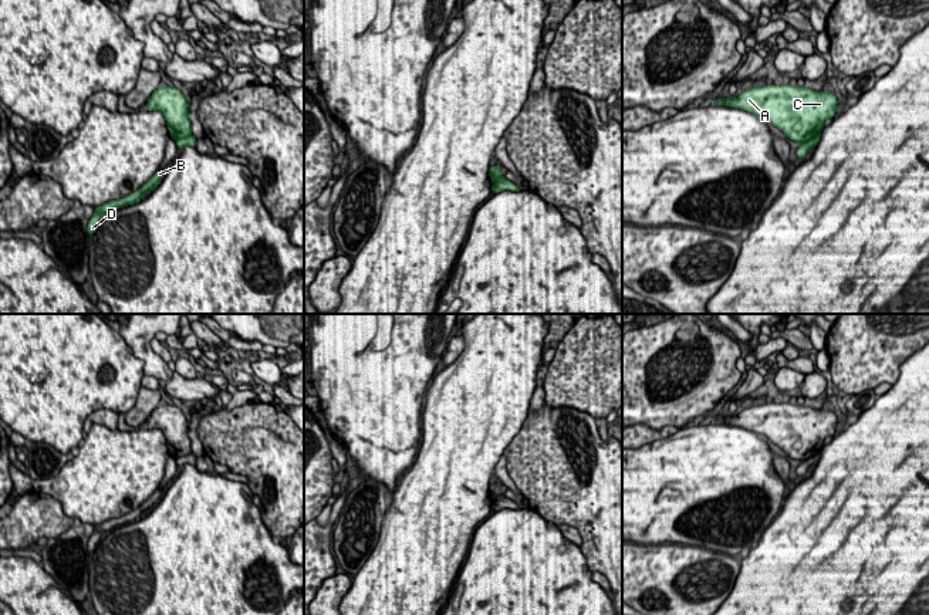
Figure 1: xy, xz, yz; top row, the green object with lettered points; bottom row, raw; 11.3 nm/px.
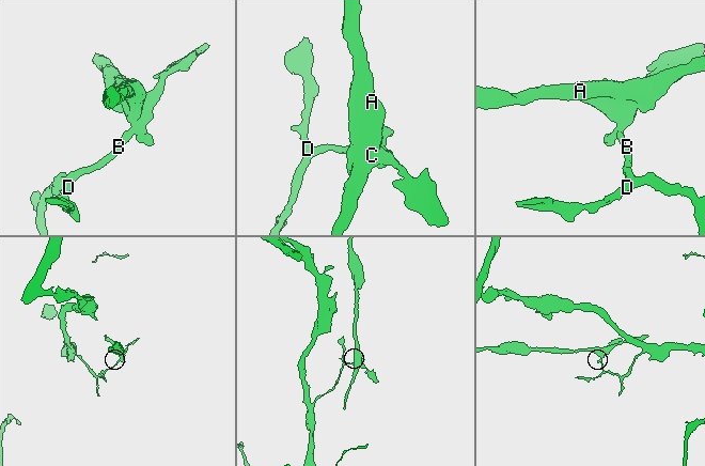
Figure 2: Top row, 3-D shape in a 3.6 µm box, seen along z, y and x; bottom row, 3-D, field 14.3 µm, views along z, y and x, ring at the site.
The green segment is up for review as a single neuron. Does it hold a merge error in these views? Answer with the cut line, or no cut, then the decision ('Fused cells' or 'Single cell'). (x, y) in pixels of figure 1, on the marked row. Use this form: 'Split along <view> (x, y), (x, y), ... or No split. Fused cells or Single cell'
Split along yz (818, 134), (800, 144). Fused cells

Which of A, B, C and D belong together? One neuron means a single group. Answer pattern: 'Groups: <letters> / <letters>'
Groups: A C / B D

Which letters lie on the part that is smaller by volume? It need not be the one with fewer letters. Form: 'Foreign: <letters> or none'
Foreign: A, C

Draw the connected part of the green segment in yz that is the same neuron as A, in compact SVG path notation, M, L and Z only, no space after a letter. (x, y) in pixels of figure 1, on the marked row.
M784 82L749 88L739 97L717 98L710 102L766 118L787 138L800 143L820 135L824 122L834 118L840 107L832 91L813 91Z

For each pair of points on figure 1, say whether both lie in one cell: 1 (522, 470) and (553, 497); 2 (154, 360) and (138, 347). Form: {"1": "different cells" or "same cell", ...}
{"1": "same cell", "2": "same cell"}

